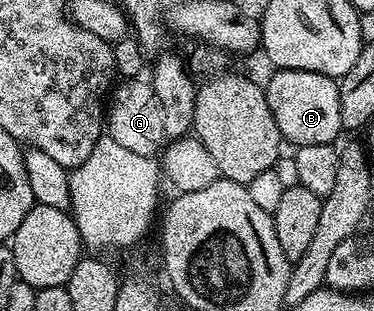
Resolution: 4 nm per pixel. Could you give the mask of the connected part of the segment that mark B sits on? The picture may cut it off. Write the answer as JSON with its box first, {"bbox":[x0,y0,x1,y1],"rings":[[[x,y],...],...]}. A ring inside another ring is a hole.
{"bbox":[264,67,342,148],"rings":[[[281,67],[271,72],[264,87],[264,96],[274,113],[274,125],[278,125],[281,140],[292,143],[293,148],[302,145],[335,144],[342,135],[342,105],[340,85],[337,80],[322,73],[306,69],[286,69]]]}

